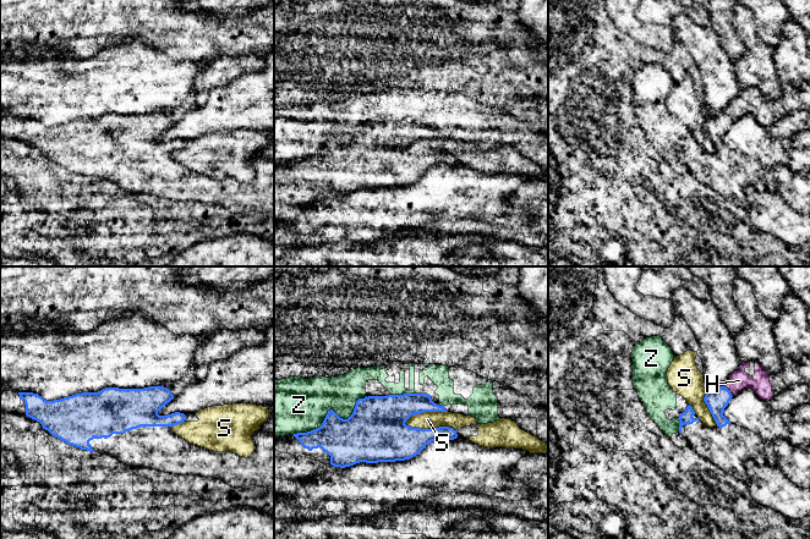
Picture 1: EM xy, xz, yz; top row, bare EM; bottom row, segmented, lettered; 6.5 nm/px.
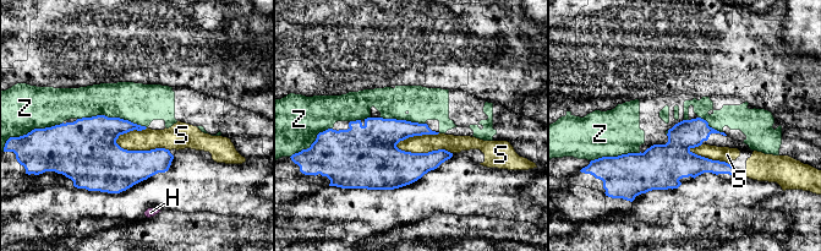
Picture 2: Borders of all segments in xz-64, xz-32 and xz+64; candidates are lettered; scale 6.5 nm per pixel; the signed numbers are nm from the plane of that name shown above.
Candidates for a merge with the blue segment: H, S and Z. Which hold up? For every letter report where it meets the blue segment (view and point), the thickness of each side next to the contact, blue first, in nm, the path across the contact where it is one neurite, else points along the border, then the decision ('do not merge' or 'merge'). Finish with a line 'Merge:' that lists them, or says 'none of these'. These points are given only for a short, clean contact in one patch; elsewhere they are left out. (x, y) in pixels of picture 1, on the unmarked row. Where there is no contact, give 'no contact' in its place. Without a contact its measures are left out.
H: yz (729, 117) | 150/130 nm | across yz (717, 125), (729, 117), (739, 106) | merge
S: xz (430, 155) | 260/110 nm | do not merge
Z: xz (330, 136) | 300/360 nm | do not merge
Merge: H

